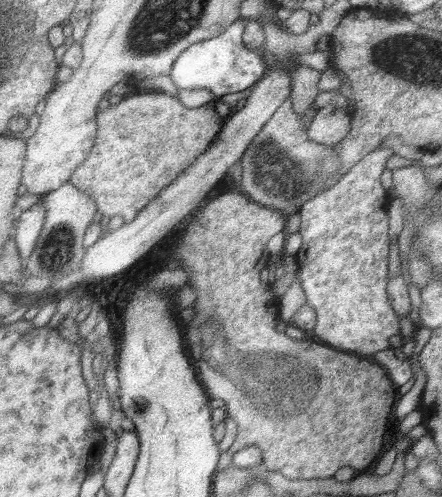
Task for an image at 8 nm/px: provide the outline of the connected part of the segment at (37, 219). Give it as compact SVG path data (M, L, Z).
M37 202L35 206L31 206L29 210L25 210L15 222L13 222L13 230L11 230L11 238L17 244L17 252L21 256L21 260L25 262L37 244L37 238L43 230L45 224L45 206L41 202Z

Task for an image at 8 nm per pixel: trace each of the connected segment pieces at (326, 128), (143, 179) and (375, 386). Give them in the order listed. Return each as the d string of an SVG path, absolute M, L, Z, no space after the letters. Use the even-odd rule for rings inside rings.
M325 106L317 112L315 120L307 128L307 136L311 142L337 146L351 132L351 116L345 110L337 110Z
M137 90L133 96L123 96L119 104L97 112L95 146L87 160L71 174L69 182L91 194L103 218L121 216L129 224L213 144L223 122L215 112L215 102L207 102L201 108L187 108L177 96Z
M223 192L221 196L209 200L205 206L197 208L193 212L193 216L189 216L189 224L185 224L185 232L181 232L181 236L177 236L177 242L173 242L173 248L169 248L169 260L179 262L179 266L187 272L187 284L193 292L195 292L195 304L191 306L193 316L189 322L179 322L179 330L183 330L183 344L187 348L187 354L191 358L191 364L199 376L201 386L205 388L209 400L221 400L225 402L225 406L229 408L229 416L237 428L237 438L231 444L229 452L235 454L243 448L249 446L257 446L261 448L261 468L265 470L273 470L273 472L281 472L281 476L287 476L289 480L295 478L333 478L333 472L341 466L351 466L355 472L361 472L363 468L367 468L371 462L375 462L375 456L379 454L381 446L383 446L383 434L385 434L385 424L387 424L387 416L393 410L393 402L395 402L395 394L397 388L391 378L387 376L387 370L375 362L371 362L369 358L361 358L357 354L345 354L341 350L333 350L325 344L319 344L315 340L291 340L287 334L277 332L277 324L283 322L279 316L279 302L277 296L271 294L273 286L271 284L263 284L261 282L261 270L265 268L267 260L269 260L269 252L265 248L267 240L277 234L277 232L285 232L287 230L287 216L283 212L265 208L257 202L253 202L249 196L245 196L243 192Z

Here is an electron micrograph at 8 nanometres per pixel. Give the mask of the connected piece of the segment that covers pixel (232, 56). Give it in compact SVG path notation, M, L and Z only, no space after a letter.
M239 18L225 32L219 36L191 44L189 48L183 50L183 54L177 56L173 62L173 68L169 72L171 82L179 90L209 90L211 94L223 98L225 94L231 92L243 92L251 86L255 86L267 72L269 68L269 58L261 50L251 50L243 44L243 32L245 32L245 20Z

